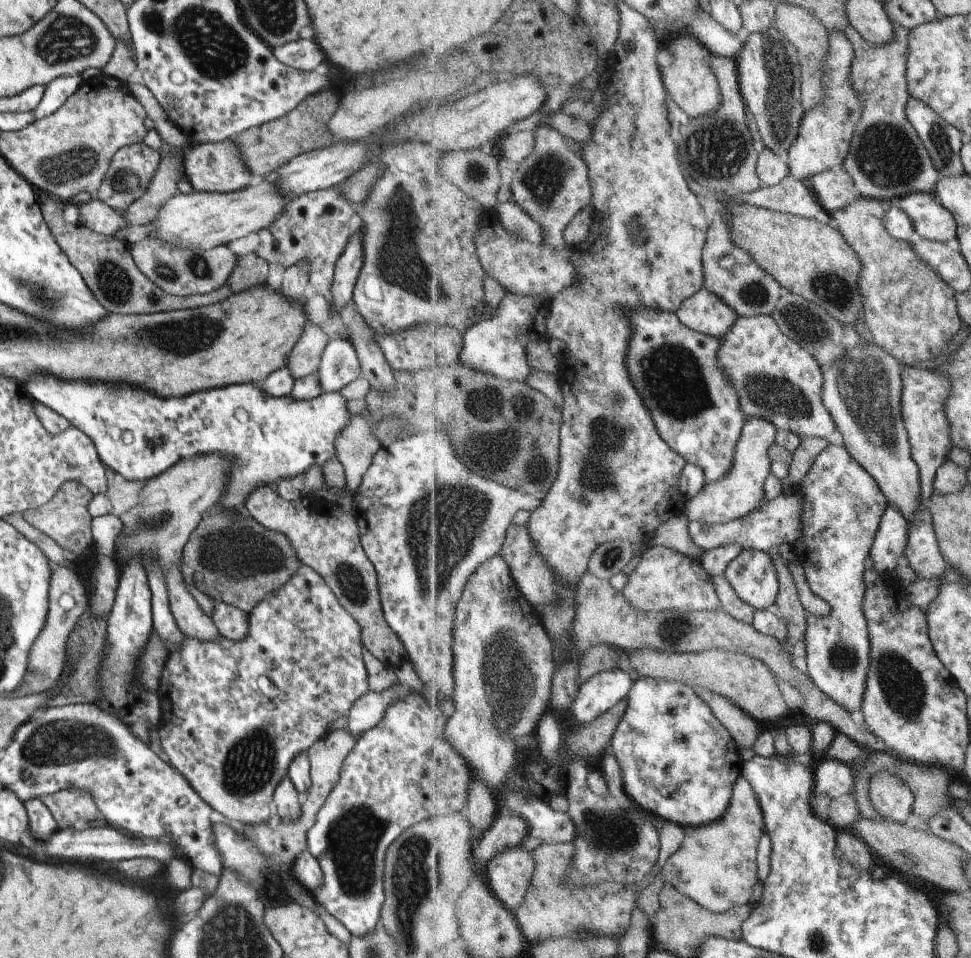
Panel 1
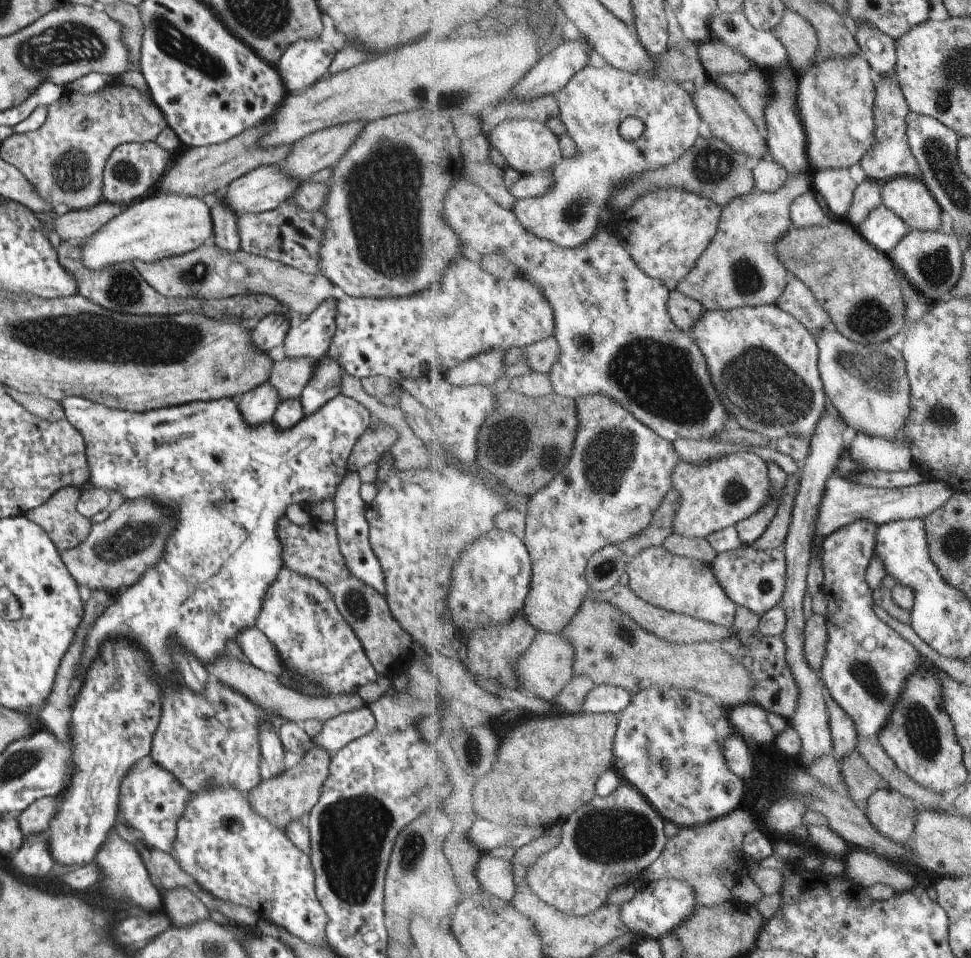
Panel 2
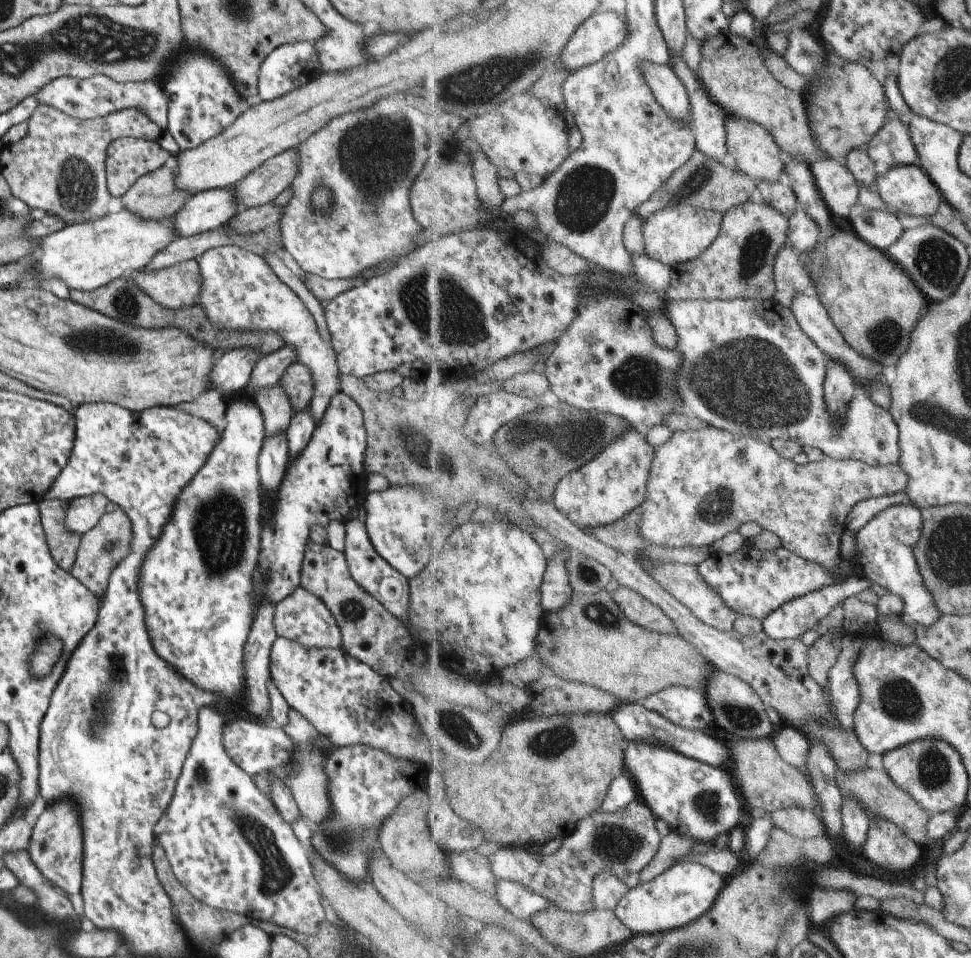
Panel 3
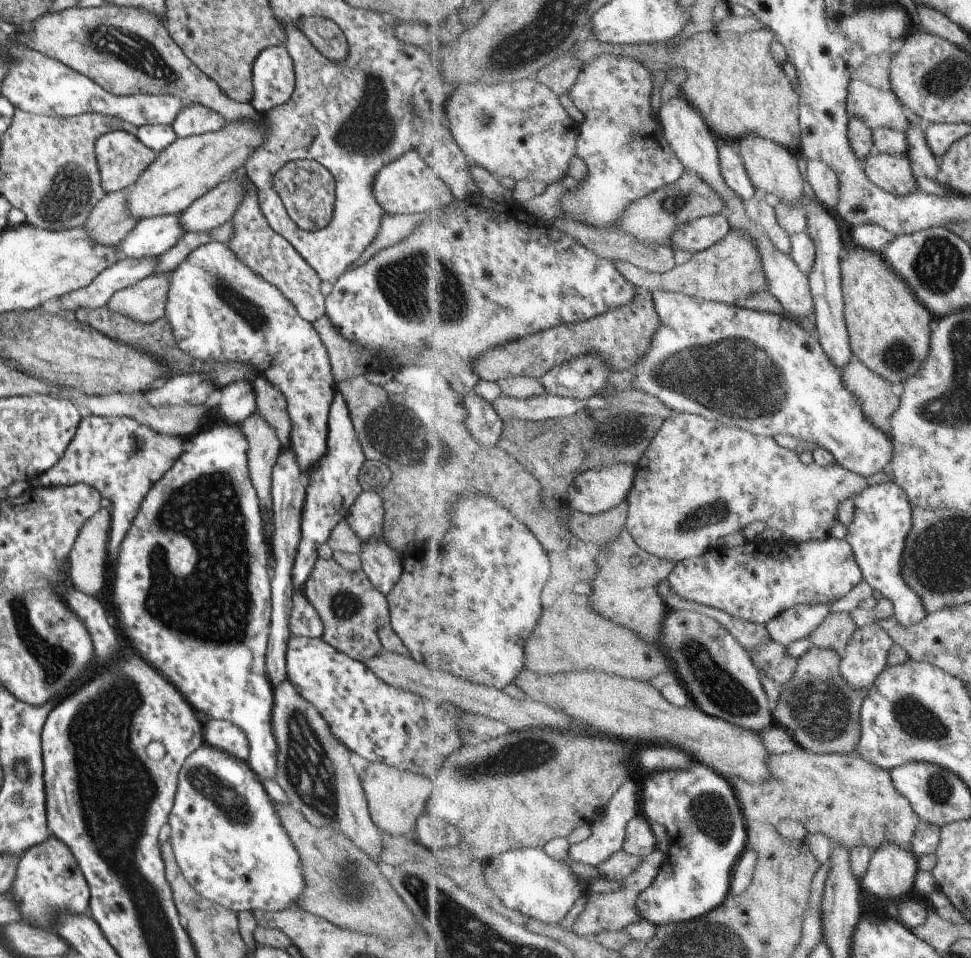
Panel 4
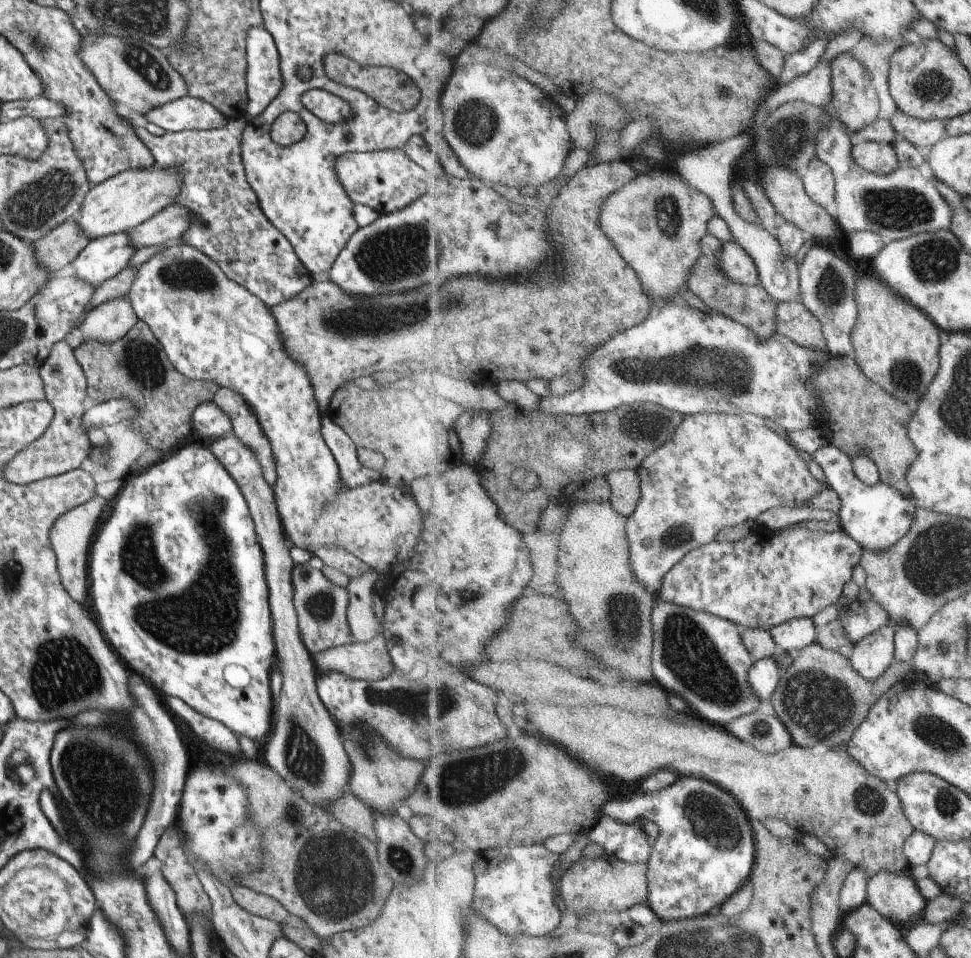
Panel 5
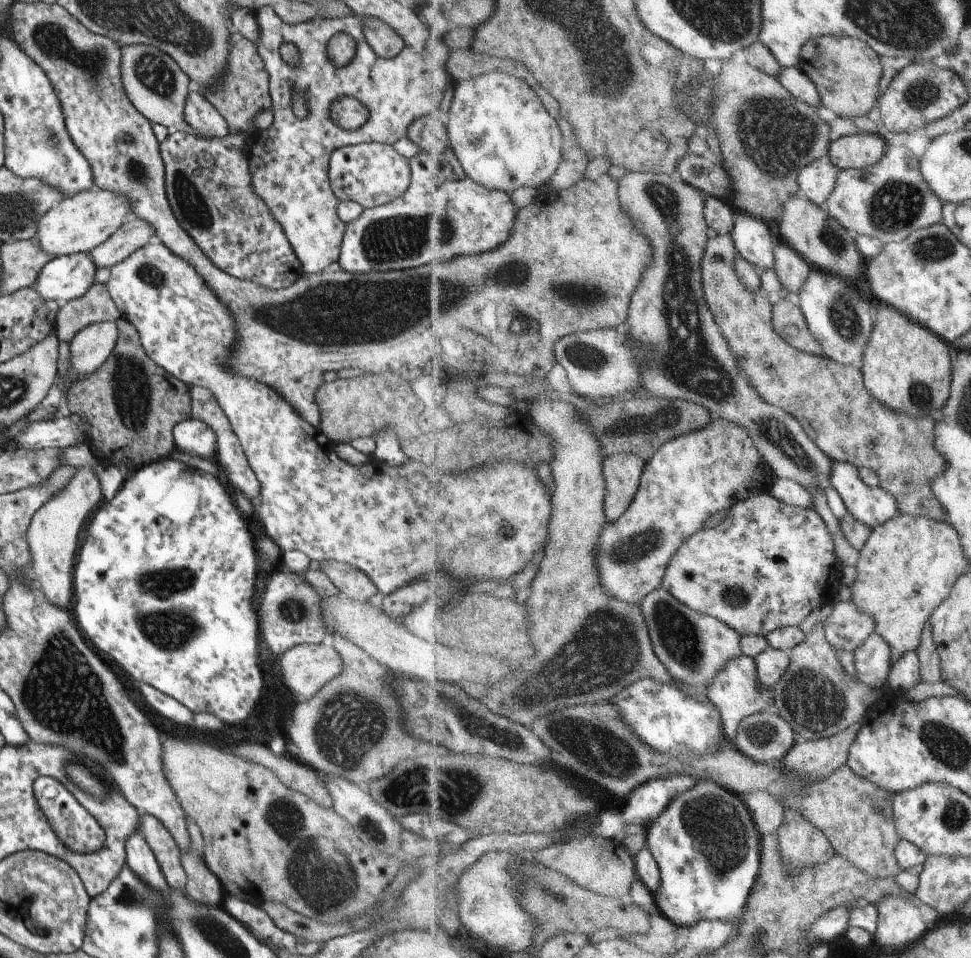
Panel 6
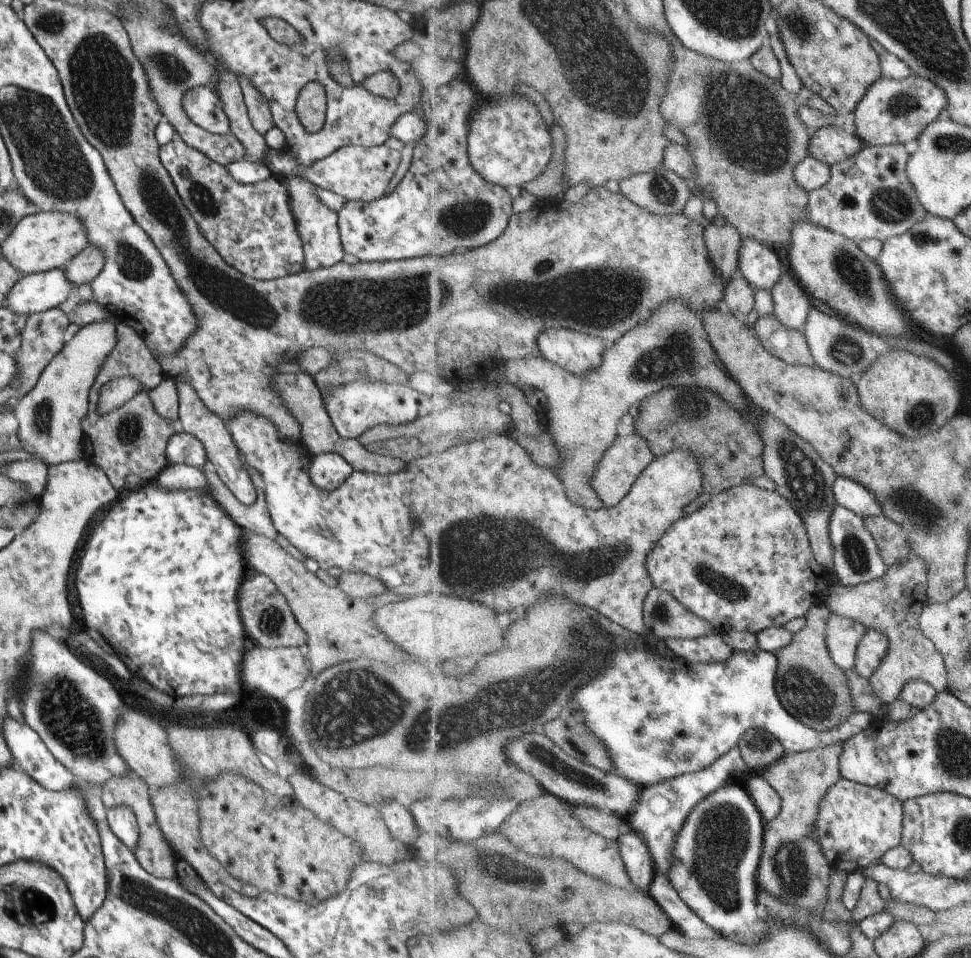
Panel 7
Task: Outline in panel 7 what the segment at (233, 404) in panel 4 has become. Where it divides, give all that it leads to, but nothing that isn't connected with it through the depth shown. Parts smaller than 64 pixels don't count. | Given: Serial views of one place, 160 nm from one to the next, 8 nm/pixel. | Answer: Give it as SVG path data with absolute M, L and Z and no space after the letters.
M181 430L169 437L164 453L167 465L186 464L198 469L208 466L203 443Z

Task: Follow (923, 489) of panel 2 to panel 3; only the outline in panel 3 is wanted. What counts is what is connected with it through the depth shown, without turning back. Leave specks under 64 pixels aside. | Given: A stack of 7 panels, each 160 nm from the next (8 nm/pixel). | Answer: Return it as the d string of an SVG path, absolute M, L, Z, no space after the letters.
M907 491L903 493L890 495L889 497L874 497L868 500L862 500L859 505L853 506L850 509L845 524L847 524L847 531L859 532L867 522L870 522L879 512L885 510L889 506L895 504L914 504L913 500L909 498Z

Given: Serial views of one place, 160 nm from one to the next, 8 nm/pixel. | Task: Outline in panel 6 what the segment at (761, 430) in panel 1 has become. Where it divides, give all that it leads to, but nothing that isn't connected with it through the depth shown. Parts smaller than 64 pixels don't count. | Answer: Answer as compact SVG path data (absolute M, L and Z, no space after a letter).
M712 419L702 429L695 429L688 434L675 437L663 444L647 462L643 474L643 481L640 486L640 492L636 494L629 508L625 511L625 514L621 516L619 521L610 522L604 528L602 538L600 539L600 550L598 551L598 565L600 566L601 584L606 593L609 593L612 597L619 597L622 601L628 603L637 603L641 605L648 594L651 594L654 590L660 589L664 584L665 573L668 572L668 566L672 562L672 558L679 554L680 548L694 535L700 533L705 529L705 522L719 514L719 512L728 512L732 506L737 503L744 502L747 499L752 499L761 493L771 494L772 485L776 480L774 472L770 469L764 454L759 450L756 445L752 434L741 425L737 423L725 420L725 419Z

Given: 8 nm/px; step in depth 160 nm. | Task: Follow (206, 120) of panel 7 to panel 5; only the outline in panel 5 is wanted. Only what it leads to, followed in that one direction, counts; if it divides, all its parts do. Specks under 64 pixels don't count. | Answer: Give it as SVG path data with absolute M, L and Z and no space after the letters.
M190 97L181 98L150 108L144 115L147 123L159 126L165 132L182 130L209 130L222 127L227 119L204 100Z

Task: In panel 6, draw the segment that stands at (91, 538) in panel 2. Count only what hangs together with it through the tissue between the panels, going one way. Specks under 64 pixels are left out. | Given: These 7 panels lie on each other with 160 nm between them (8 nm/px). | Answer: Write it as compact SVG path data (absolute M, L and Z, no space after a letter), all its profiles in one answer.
M75 467L76 472L69 484L56 495L53 495L37 512L33 513L26 530L26 539L30 550L32 582L37 584L54 605L65 606L71 612L71 588L73 588L73 562L76 562L79 532L87 526L91 512L101 504L99 483L91 467Z

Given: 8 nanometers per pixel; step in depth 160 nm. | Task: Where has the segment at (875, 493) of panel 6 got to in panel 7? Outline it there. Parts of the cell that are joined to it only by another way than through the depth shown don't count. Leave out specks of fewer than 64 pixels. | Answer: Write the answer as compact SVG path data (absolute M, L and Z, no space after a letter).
M838 475L832 485L837 504L846 506L864 518L883 514L880 498L862 482Z

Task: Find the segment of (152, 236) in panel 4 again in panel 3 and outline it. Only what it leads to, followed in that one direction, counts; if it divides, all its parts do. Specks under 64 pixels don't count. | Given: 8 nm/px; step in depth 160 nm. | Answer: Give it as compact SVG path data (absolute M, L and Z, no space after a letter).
M233 187L215 188L191 195L173 216L178 238L209 232L221 227L240 211L233 204Z

